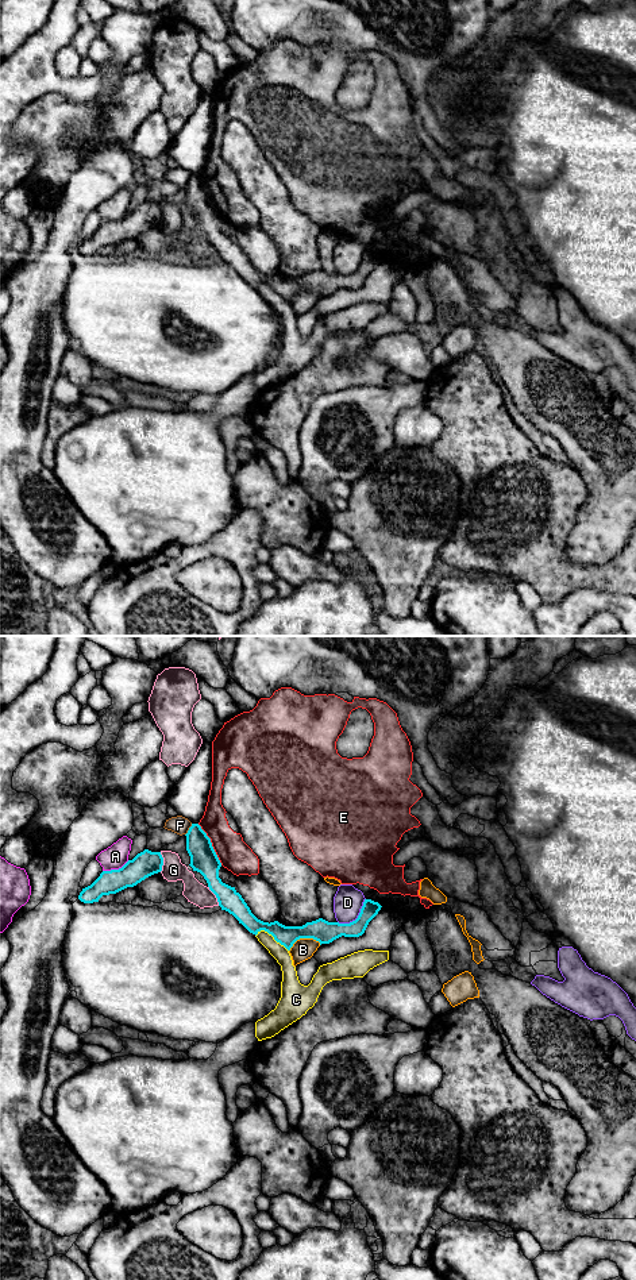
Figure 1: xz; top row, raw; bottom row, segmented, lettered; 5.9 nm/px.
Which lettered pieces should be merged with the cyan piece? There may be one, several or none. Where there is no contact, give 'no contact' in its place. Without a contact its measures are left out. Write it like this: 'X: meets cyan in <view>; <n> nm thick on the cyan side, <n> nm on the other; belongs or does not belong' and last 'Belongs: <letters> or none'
A: meets cyan in xz; 150 nm thick on the cyan side, 140 nm on the other; does not belong
B: meets cyan in xz; 140 nm thick on the cyan side, 130 nm on the other; does not belong
C: meets cyan in xz; 120 nm thick on the cyan side, 90 nm on the other; does not belong
D: meets cyan in xz; 140 nm thick on the cyan side, 180 nm on the other; does not belong
E: meets cyan in xz; 160 nm thick on the cyan side, 190 nm on the other; does not belong
F: meets cyan in xz; 160 nm thick on the cyan side, 110 nm on the other; does not belong
G: meets cyan in xz; 150 nm thick on the cyan side, 140 nm on the other; does not belong
Belongs: none

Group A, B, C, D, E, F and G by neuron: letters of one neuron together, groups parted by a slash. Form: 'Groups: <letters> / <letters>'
Groups: A / B / C / D / E / F / G

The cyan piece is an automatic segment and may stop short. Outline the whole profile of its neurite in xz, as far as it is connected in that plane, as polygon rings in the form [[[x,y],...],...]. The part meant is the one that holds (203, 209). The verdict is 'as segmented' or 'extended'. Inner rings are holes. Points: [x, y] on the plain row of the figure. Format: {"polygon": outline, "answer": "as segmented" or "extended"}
{"polygon": [[[192,176],[186,188],[186,203],[190,208],[190,219],[200,224],[208,235],[209,242],[216,247],[221,262],[232,266],[250,285],[267,284],[277,294],[288,302],[300,290],[313,290],[321,296],[344,289],[359,289],[365,285],[369,274],[378,266],[381,257],[371,251],[365,251],[358,270],[350,275],[328,274],[319,270],[302,278],[285,278],[278,273],[263,274],[258,271],[242,250],[242,247],[221,234],[219,221],[221,215],[212,198],[211,190],[198,176]]], "answer": "as segmented"}

